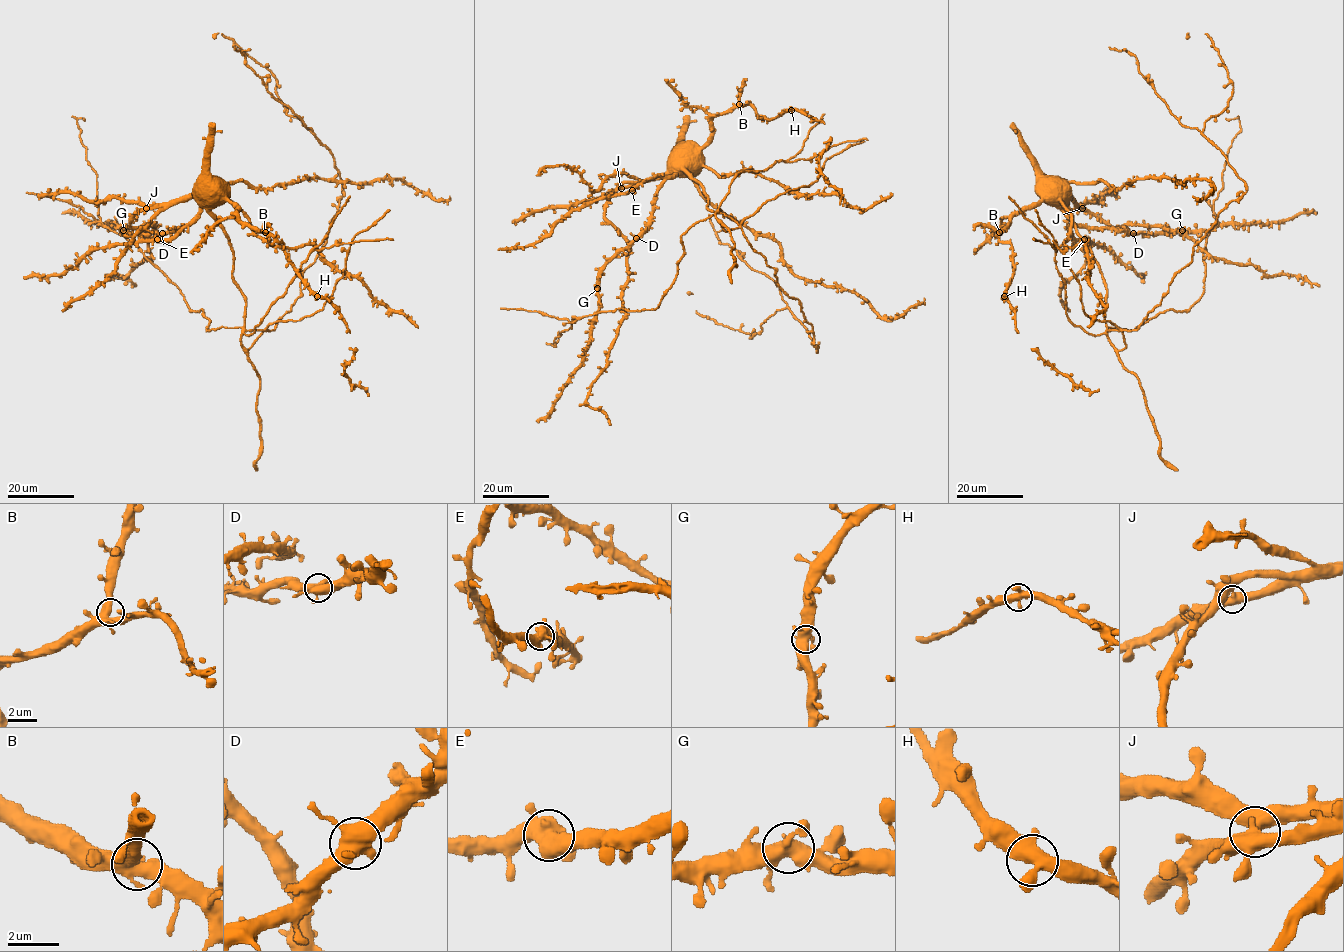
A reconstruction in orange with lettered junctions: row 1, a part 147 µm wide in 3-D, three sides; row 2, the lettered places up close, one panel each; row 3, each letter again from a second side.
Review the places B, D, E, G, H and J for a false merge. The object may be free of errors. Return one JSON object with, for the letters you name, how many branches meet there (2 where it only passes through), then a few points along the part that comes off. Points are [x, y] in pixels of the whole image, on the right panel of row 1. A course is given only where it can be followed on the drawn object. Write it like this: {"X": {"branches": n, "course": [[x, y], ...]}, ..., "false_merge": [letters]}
{"false_merge": []}

